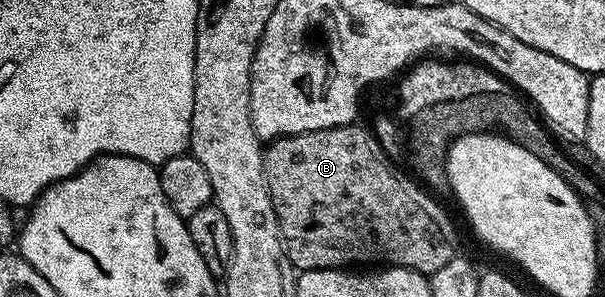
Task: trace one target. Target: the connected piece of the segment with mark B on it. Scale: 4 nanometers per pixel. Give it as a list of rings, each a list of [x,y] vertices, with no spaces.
[[[361,123],[342,124],[338,128],[325,128],[324,130],[312,130],[295,136],[280,136],[265,149],[262,158],[262,168],[266,171],[266,185],[272,198],[272,206],[276,210],[278,219],[278,231],[284,241],[286,256],[295,269],[302,272],[311,272],[314,268],[344,268],[351,266],[393,266],[396,268],[411,268],[424,277],[436,274],[443,266],[454,259],[454,224],[450,216],[437,204],[435,197],[418,181],[411,178],[394,161],[386,157],[386,152],[375,138],[369,127],[361,128]]]

